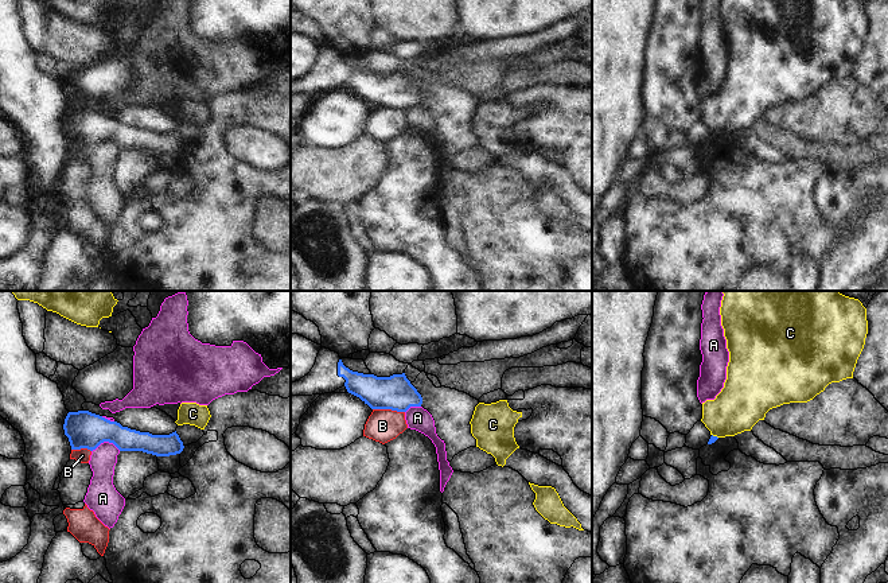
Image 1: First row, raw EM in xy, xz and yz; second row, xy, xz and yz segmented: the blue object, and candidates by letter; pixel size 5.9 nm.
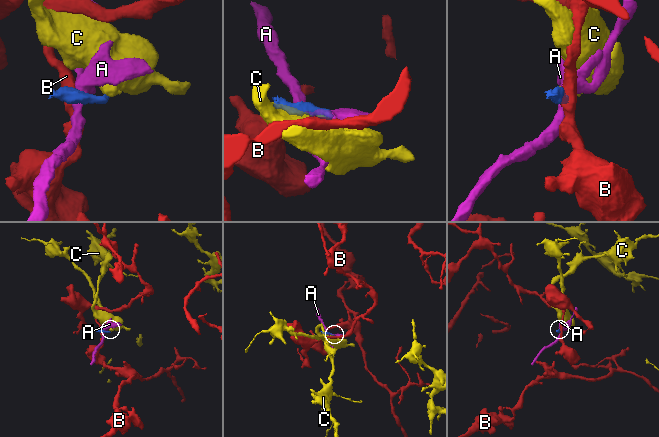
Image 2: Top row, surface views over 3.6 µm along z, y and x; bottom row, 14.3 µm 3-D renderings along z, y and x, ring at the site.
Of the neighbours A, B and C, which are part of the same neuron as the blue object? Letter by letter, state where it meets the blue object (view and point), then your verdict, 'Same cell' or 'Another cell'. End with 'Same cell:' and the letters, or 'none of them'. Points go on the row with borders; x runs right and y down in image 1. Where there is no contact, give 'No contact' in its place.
A: Touches blue at xy (105, 440). Another cell
B: Touches blue at xz (389, 408). Another cell
C: Touches blue at yz (715, 436). Another cell
Same cell: none of them.

